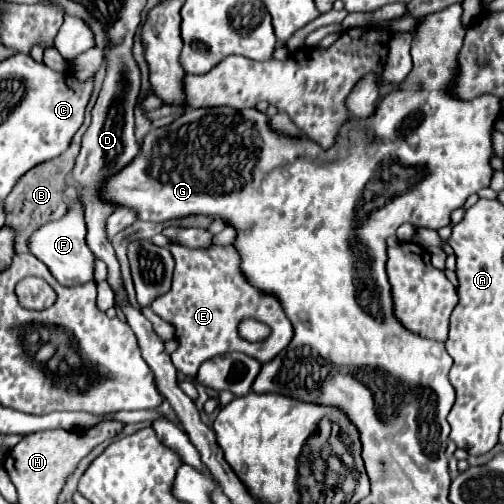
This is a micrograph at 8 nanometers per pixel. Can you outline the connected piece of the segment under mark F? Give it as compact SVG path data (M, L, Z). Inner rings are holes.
M76 186L66 188L66 198L70 198L68 214L62 220L49 222L36 230L30 238L30 252L48 266L48 270L60 284L78 286L78 284L94 280L96 256L92 254L92 250L88 250L88 244L86 244L86 224L84 224L82 202L78 200ZM36 242L40 242L40 244L36 244Z

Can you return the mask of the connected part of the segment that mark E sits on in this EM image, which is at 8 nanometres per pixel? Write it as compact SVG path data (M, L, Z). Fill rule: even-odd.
M170 244L170 252L176 260L172 290L166 296L154 300L152 310L174 326L174 338L178 348L172 356L174 366L186 374L194 376L202 362L208 358L228 354L228 352L244 352L256 358L260 364L270 362L280 350L288 346L292 340L292 324L284 316L278 300L270 294L262 294L254 286L246 282L240 272L240 256L234 246L208 246L208 248L184 248ZM242 318L256 318L270 326L272 334L258 344L250 344L238 338L238 322Z

